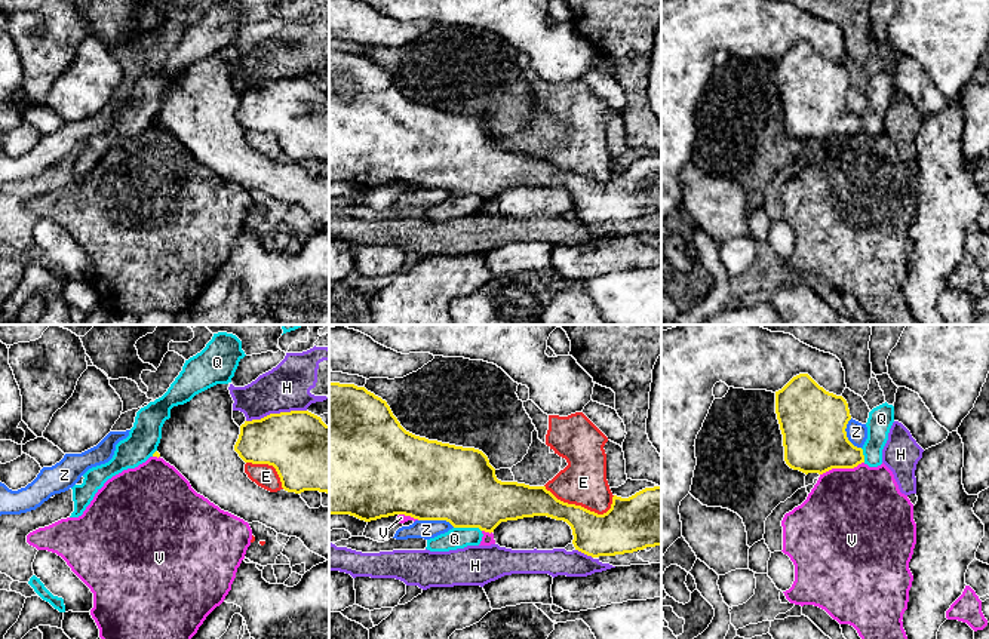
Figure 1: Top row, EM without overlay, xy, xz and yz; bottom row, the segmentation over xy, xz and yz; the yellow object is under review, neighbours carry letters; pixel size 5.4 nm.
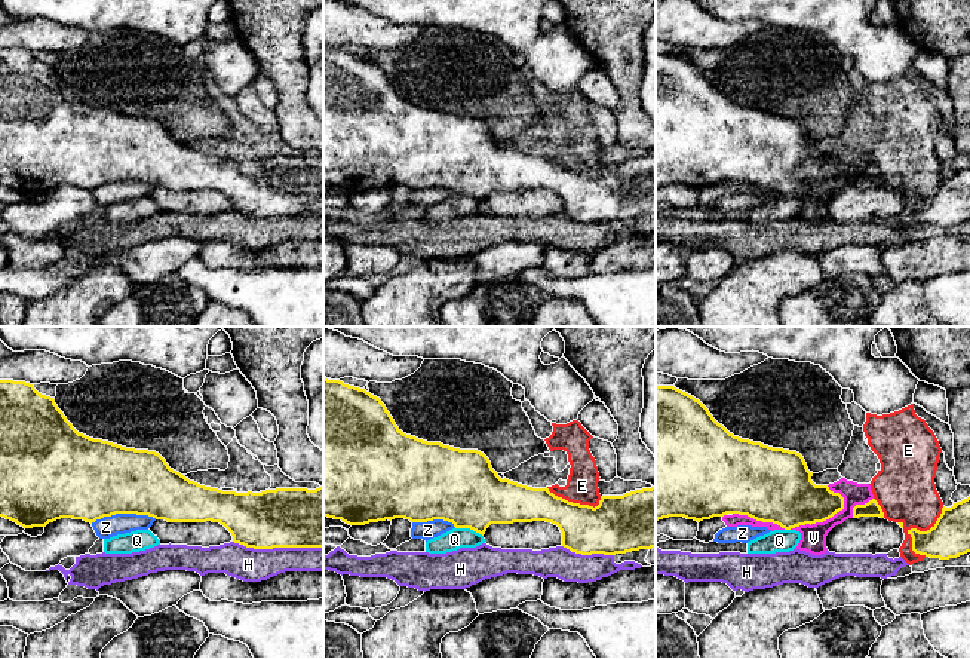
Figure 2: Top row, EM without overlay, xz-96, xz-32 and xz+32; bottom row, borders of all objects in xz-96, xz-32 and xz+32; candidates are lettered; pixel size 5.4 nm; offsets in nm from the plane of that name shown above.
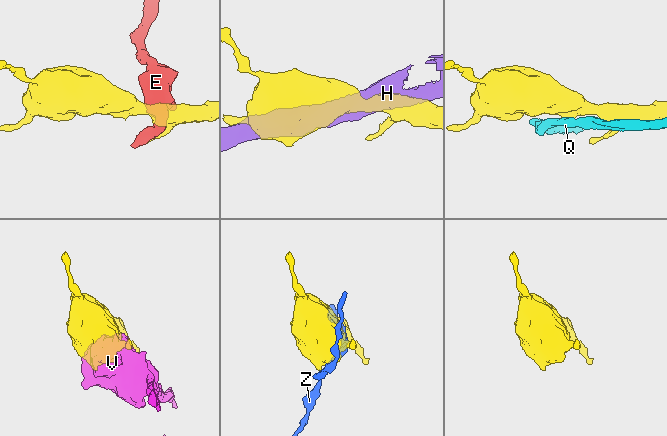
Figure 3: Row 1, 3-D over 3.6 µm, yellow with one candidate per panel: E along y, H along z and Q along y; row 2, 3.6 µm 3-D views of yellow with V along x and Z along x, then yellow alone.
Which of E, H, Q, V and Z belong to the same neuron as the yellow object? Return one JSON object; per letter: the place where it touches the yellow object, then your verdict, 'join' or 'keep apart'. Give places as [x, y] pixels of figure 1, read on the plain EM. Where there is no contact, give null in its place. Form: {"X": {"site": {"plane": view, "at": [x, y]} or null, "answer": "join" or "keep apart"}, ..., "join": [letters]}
{"E": {"site": {"plane": "xz", "at": [579, 174]}, "answer": "keep apart"}, "H": {"site": {"plane": "xy", "at": [276, 82]}, "answer": "keep apart"}, "Q": {"site": {"plane": "xz", "at": [467, 194]}, "answer": "keep apart"}, "V": {"site": {"plane": "yz", "at": [841, 135]}, "answer": "keep apart"}, "Z": {"site": {"plane": "xz", "at": [436, 187]}, "answer": "keep apart"}, "join": []}

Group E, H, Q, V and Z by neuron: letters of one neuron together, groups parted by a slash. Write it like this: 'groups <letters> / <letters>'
groups E / H / Q / V / Z

